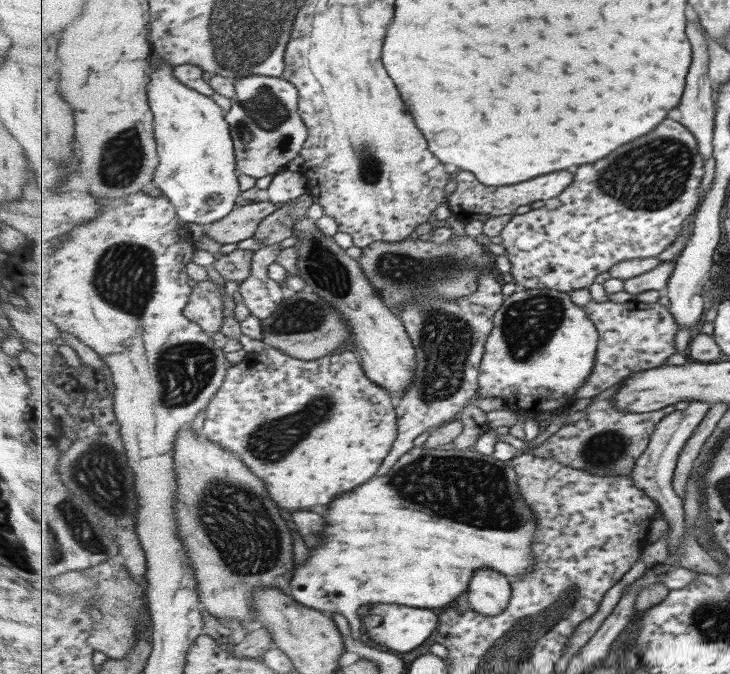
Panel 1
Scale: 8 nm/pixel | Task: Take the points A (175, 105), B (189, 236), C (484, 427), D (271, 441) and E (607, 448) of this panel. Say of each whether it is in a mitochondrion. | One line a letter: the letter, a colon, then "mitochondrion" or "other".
A: other
B: other
C: other
D: mitochondrion
E: mitochondrion

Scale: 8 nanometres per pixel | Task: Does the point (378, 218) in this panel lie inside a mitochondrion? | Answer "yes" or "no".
no

